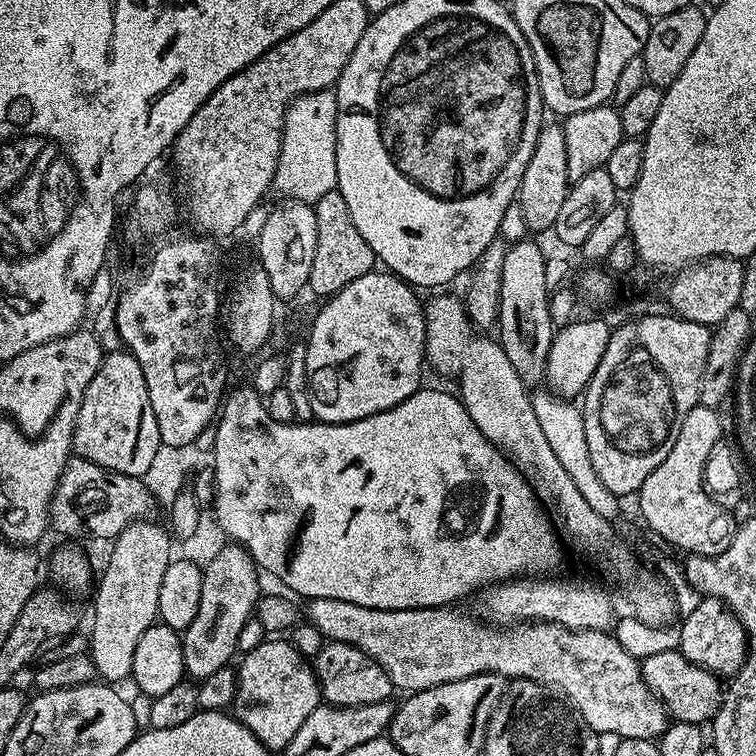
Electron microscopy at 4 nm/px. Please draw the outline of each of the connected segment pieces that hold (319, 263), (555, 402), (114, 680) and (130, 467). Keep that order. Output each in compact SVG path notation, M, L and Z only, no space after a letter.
M340 192L322 194L314 207L318 222L318 246L314 246L314 262L310 266L307 291L319 298L327 298L350 286L354 278L362 278L362 274L373 271L378 261L366 238L358 234L358 226L354 226L354 218L350 218L350 210L346 210L346 198L342 198Z
M540 390L532 396L534 414L538 414L538 426L546 433L546 442L550 442L550 450L558 454L558 462L566 466L566 474L574 478L574 486L590 502L590 507L602 518L616 522L621 519L620 497L615 496L606 486L602 486L602 478L594 474L594 462L590 462L590 450L586 450L586 430L584 429L584 413L575 403L569 402L560 396L553 395L551 391Z
M152 518L132 521L111 541L112 557L104 573L101 576L99 573L94 588L96 605L92 608L90 655L97 677L109 685L119 685L119 680L127 681L131 677L138 641L148 627L157 623L158 590L162 586L166 566L174 559L173 537L165 525L164 528L155 524Z
M127 350L109 351L100 364L98 374L86 386L82 406L78 410L76 425L72 431L72 447L75 455L94 462L111 472L143 478L150 469L150 462L161 446L158 434L158 418L154 418L154 406L150 406L150 390L146 390L146 378L142 366L138 366L132 353Z

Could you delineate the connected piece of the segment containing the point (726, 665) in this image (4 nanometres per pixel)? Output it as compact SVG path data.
M713 596L697 599L697 604L688 612L688 617L680 624L680 644L678 651L694 666L713 672L721 678L731 678L744 665L748 654L748 637L740 620L722 601Z

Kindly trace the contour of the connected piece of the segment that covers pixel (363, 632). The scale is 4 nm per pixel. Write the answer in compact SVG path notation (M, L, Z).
M318 598L317 600L308 600L308 616L307 623L313 624L322 635L325 641L335 642L337 644L349 644L358 650L362 650L369 660L376 661L382 666L384 673L390 678L393 689L404 691L404 694L421 692L422 690L430 690L434 686L442 686L446 682L458 682L462 678L470 678L471 676L482 676L485 674L495 674L505 678L515 678L518 680L533 680L539 684L545 684L548 688L555 688L561 696L568 699L569 704L579 712L580 717L584 719L588 725L595 730L597 734L605 734L609 732L612 738L642 738L643 740L656 740L670 723L670 717L664 710L664 705L657 700L654 693L648 689L646 682L640 673L641 661L635 660L618 641L612 637L611 631L595 632L594 630L572 630L571 628L563 628L561 624L546 624L543 622L521 622L511 626L497 626L492 622L485 622L483 619L477 618L475 615L467 616L464 612L455 612L457 609L452 606L443 608L411 608L410 610L378 610L377 608L367 608L366 606L354 606L354 602L342 602L338 598Z

